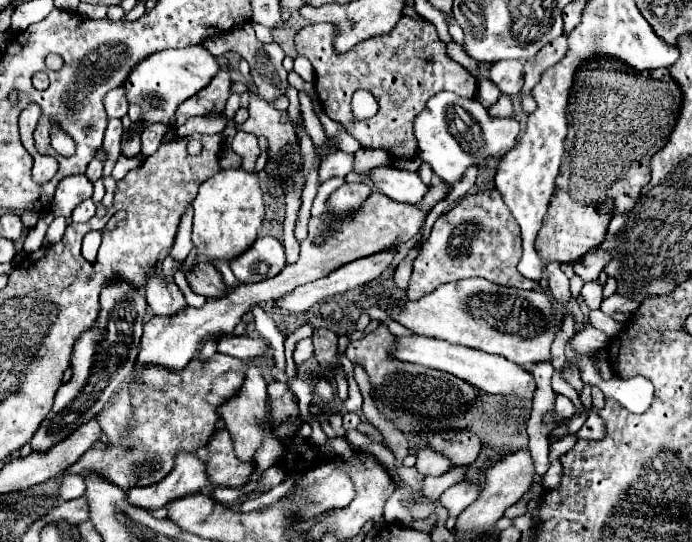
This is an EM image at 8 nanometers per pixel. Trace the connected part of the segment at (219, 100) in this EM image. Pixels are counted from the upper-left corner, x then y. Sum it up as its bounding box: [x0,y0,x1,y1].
[172,66,232,126]

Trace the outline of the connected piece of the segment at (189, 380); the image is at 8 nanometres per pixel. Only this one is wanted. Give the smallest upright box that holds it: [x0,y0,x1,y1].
[64,352,272,490]

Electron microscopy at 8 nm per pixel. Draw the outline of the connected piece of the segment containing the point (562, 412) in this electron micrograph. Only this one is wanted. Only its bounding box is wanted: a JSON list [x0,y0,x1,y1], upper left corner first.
[554,394,574,420]

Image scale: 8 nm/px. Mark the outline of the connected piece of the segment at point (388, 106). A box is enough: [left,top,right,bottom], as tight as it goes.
[294,16,478,160]

